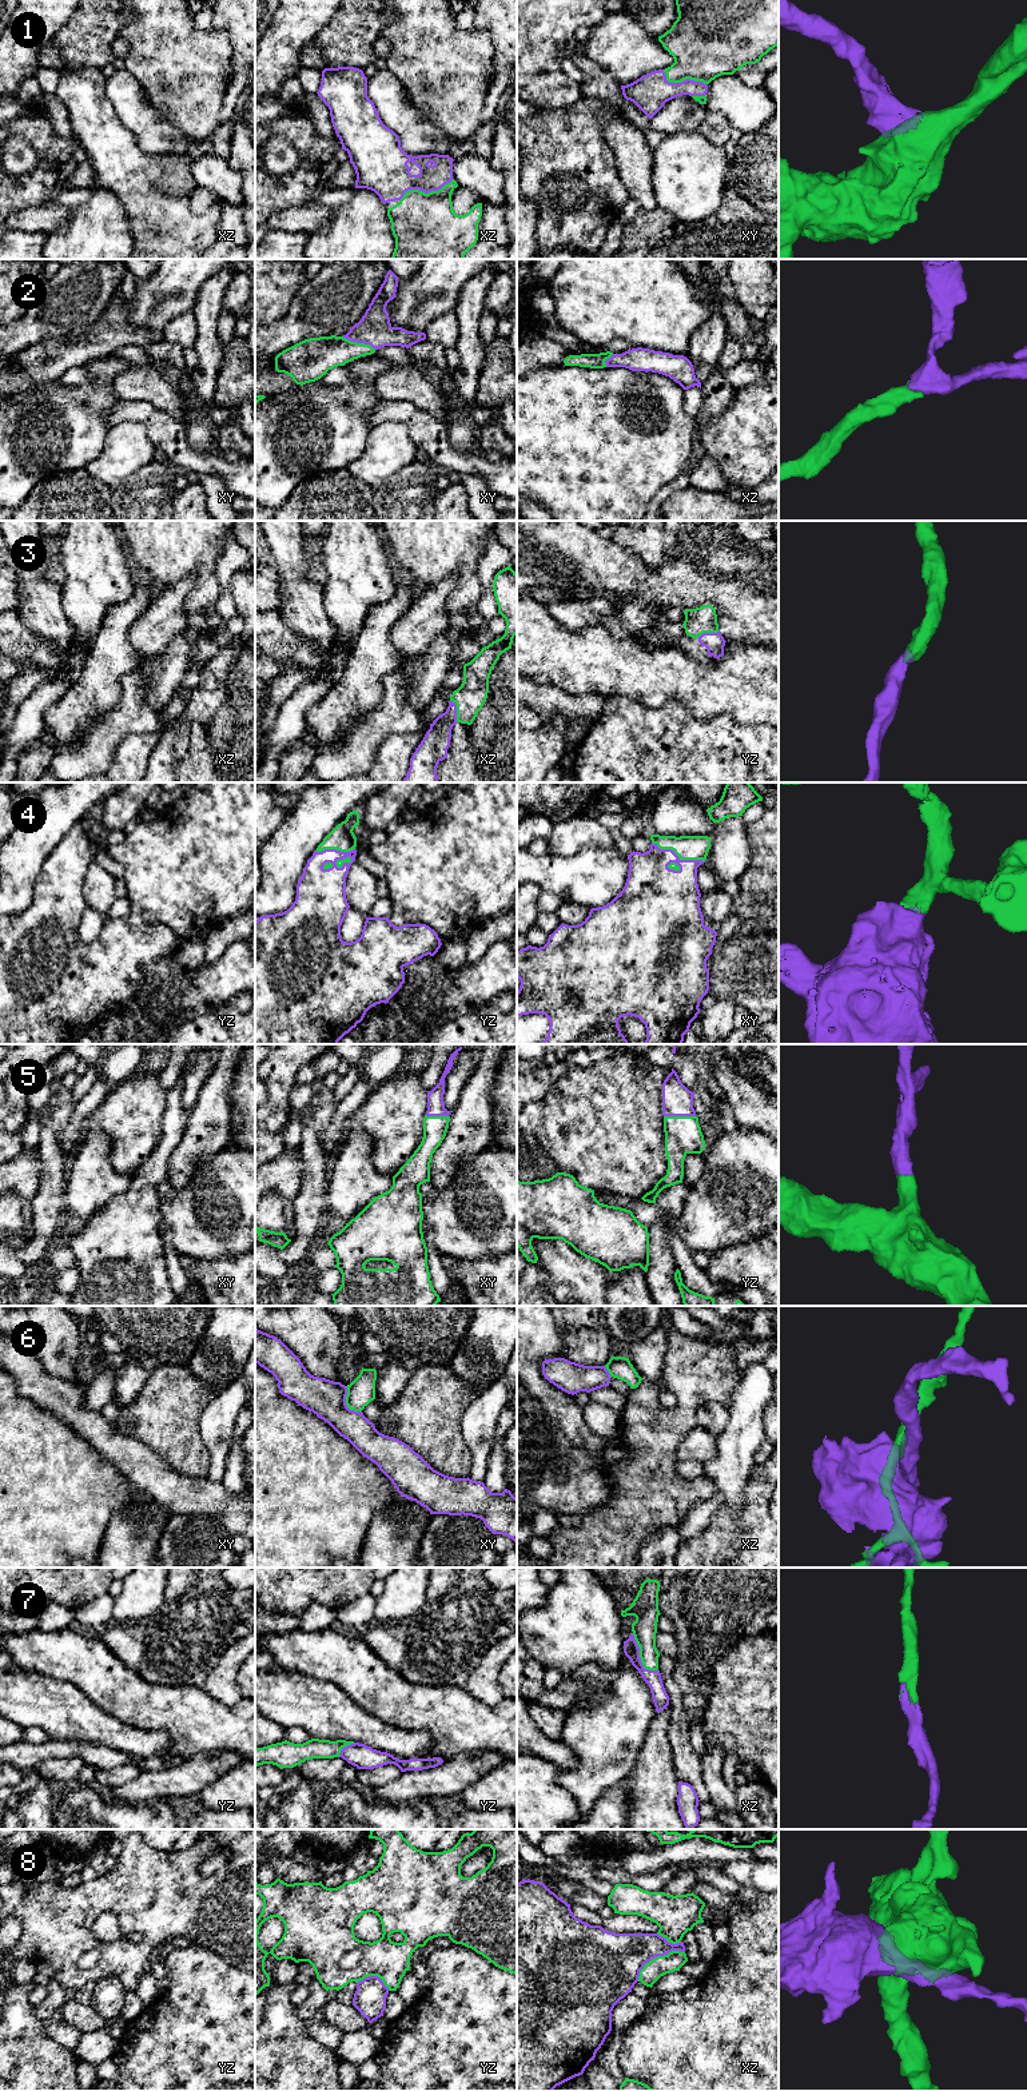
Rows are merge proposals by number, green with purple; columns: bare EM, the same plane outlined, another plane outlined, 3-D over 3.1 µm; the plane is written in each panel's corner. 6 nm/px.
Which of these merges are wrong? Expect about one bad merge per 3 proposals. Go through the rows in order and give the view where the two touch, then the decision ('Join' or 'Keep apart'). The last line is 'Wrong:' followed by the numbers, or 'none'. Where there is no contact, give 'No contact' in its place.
1: Touches green in xz. Join
2: Touches green in xy. Join
3: Touches green in xz. Join
4: Touches green in xy. Join
5: Touches green in yz. Join
6: Touches green in xy. Keep apart
7: Touches green in xz. Join
8: Touches green in xz. Keep apart
Wrong: 6, 8

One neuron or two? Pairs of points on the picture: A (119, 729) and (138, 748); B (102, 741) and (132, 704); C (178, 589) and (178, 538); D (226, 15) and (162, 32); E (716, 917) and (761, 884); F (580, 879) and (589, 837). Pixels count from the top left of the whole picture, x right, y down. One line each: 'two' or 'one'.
A: two
B: one
C: two
D: two
E: two
F: two

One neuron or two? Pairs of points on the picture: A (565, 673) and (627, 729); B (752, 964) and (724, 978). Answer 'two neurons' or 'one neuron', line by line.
A: two neurons
B: one neuron

